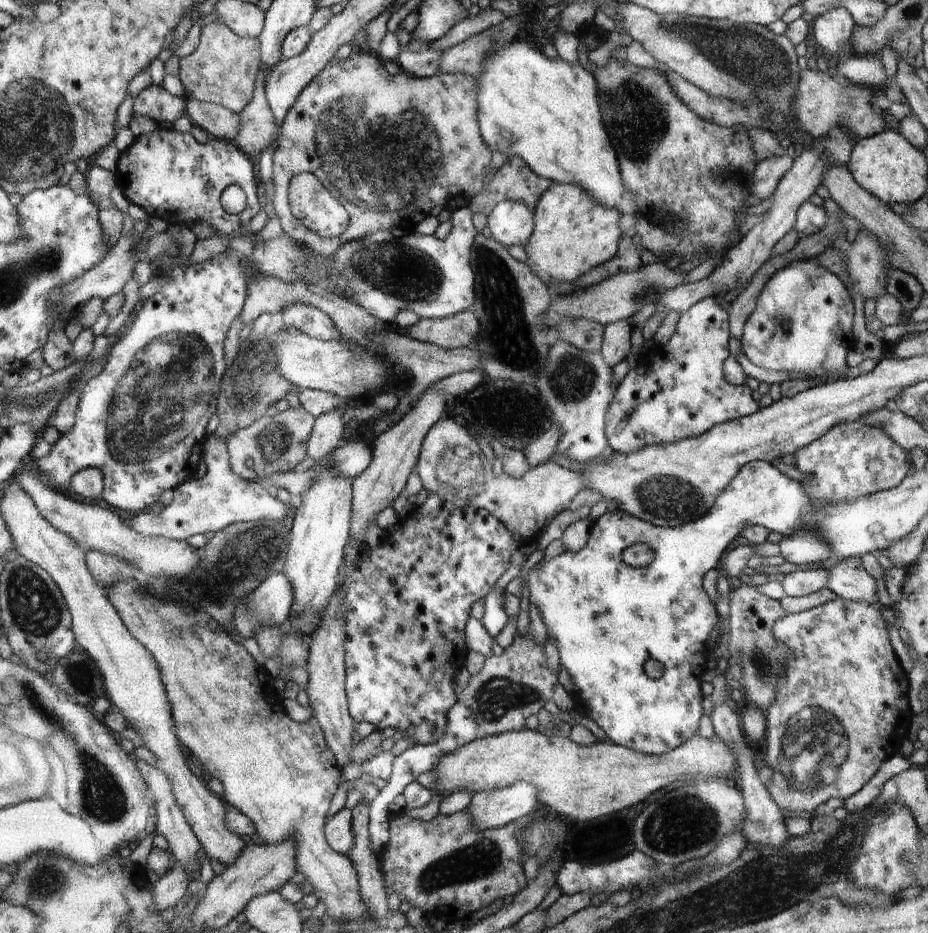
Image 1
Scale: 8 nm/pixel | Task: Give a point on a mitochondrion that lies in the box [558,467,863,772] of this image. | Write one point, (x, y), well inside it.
(671, 497)

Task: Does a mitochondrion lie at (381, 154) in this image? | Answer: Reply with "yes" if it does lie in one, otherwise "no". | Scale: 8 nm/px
yes

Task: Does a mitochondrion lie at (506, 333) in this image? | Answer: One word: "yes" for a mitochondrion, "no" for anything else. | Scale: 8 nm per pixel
yes

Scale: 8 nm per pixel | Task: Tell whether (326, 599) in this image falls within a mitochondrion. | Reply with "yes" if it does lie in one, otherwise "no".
no

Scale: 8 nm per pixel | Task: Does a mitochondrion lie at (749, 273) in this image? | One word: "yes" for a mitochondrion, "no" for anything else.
no

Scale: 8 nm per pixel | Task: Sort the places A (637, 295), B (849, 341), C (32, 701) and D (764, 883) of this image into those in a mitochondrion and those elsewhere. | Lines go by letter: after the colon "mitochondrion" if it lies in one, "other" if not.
A: mitochondrion
B: other
C: mitochondrion
D: mitochondrion

